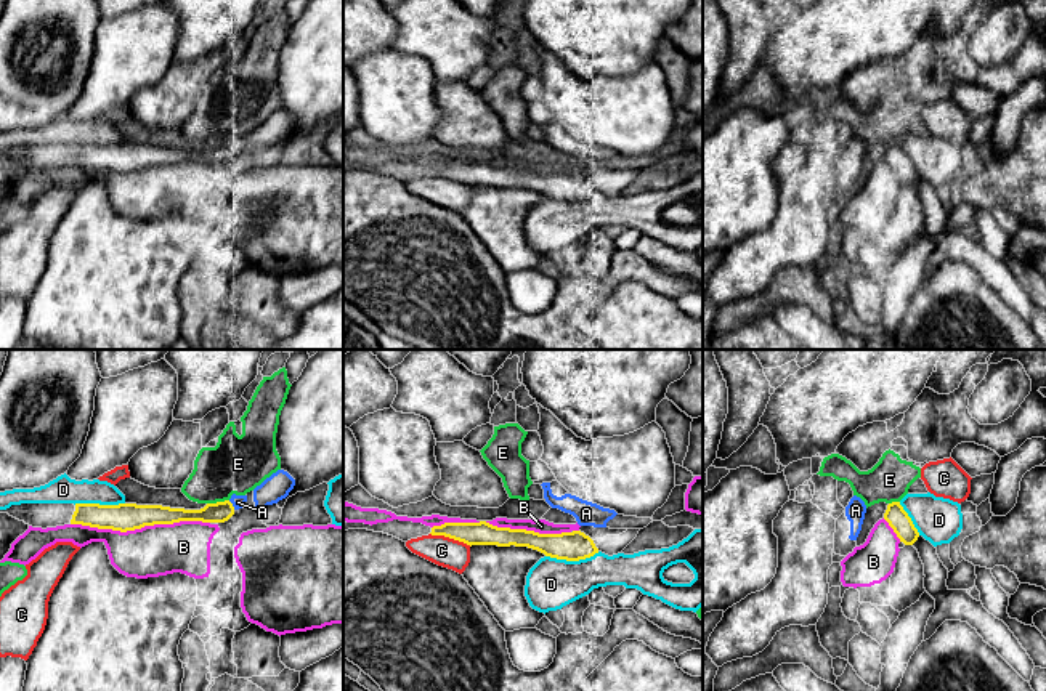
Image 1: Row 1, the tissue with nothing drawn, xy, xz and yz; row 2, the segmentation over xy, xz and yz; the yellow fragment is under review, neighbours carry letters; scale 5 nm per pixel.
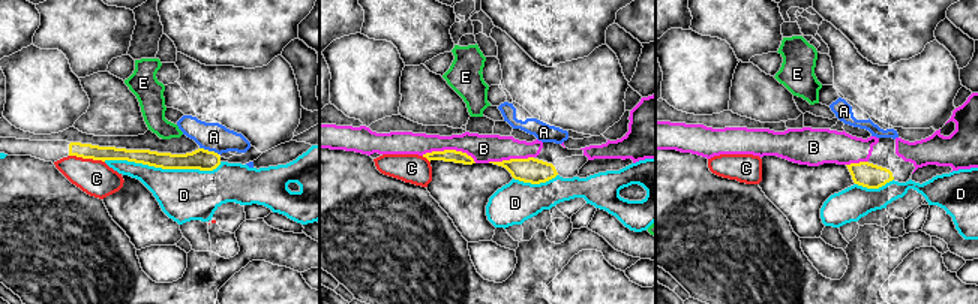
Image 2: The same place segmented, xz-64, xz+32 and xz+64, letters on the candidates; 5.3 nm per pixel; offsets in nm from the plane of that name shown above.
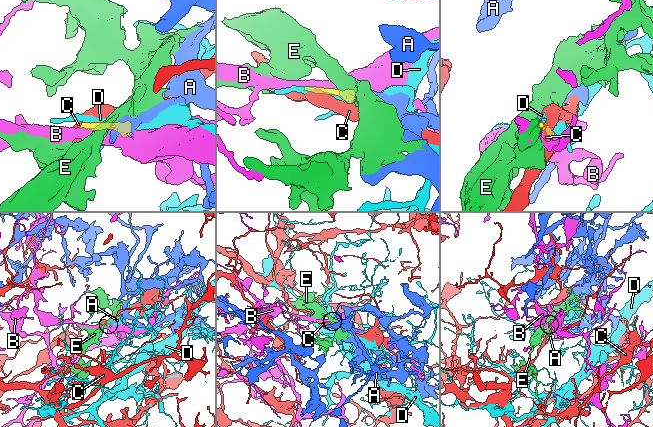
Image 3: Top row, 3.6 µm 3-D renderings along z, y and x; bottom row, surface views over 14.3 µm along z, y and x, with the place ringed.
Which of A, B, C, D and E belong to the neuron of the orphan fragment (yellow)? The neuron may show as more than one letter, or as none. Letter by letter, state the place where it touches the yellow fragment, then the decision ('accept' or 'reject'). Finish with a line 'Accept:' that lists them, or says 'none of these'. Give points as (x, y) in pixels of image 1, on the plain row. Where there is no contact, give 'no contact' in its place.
A: xy (231, 146) | reject
B: xy (140, 169) | reject
C: xz (451, 178) | reject
D: xz (571, 201) | reject
E: xy (217, 143) | reject
Accept: none of these

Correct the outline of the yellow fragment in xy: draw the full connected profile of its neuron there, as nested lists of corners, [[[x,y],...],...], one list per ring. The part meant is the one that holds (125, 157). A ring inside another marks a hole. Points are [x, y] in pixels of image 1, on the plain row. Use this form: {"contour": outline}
{"contour": [[[229,141],[207,144],[201,151],[136,144],[21,144],[0,151],[0,154],[8,154],[32,168],[42,170],[82,165],[127,173],[144,167],[173,165],[180,162],[225,164],[234,156],[234,147]]]}

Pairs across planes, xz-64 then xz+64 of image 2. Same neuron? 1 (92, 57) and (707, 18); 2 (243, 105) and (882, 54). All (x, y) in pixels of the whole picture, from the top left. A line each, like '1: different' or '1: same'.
1: same
2: different

